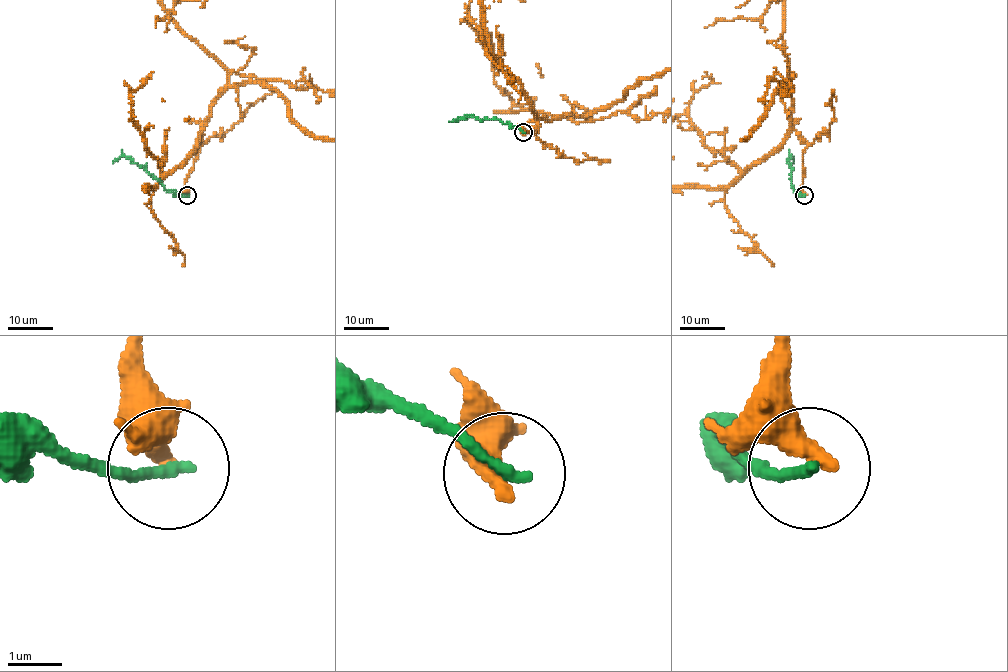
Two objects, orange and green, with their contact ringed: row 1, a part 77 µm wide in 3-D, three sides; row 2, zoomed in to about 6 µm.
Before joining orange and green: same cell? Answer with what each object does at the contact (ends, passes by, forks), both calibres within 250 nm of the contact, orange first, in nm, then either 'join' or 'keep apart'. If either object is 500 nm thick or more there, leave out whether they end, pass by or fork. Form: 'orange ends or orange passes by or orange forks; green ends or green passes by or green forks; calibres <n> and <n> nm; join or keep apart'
orange ends; green ends; calibres 460 and 240 nm; keep apart

